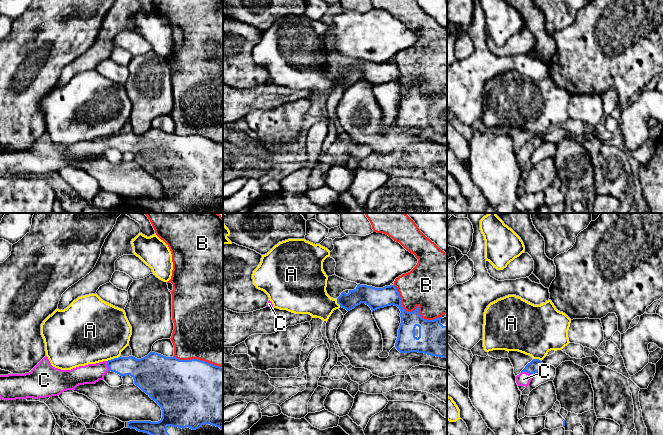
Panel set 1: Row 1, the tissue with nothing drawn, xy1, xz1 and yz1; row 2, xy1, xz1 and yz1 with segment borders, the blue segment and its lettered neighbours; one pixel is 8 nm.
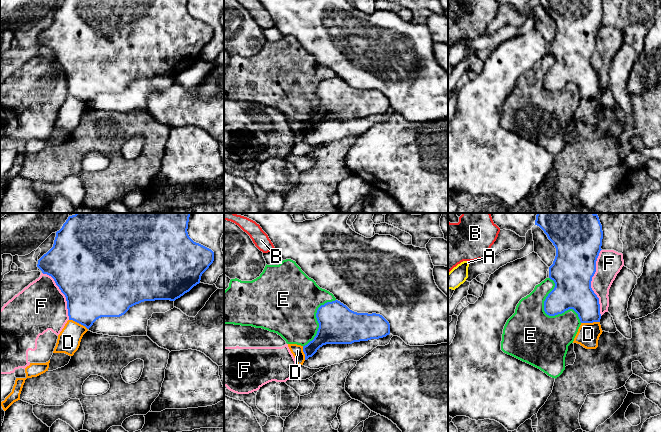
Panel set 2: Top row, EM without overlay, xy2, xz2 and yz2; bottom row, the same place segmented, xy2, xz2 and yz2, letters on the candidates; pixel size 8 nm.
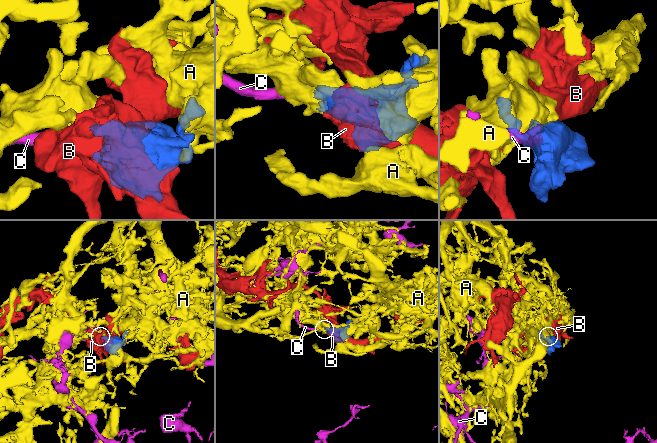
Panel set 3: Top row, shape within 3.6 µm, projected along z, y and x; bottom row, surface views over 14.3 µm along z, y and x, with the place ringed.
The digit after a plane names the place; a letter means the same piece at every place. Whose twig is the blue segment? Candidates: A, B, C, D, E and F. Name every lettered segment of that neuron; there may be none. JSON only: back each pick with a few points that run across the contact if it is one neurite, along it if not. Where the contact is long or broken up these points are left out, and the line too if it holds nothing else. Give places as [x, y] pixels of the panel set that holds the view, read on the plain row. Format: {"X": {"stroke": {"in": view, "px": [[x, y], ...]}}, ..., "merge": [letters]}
{"C": {"stroke": {"in": "yz1", "px": [[535, 141], [527, 148], [523, 155]]}}, "merge": ["C"]}

